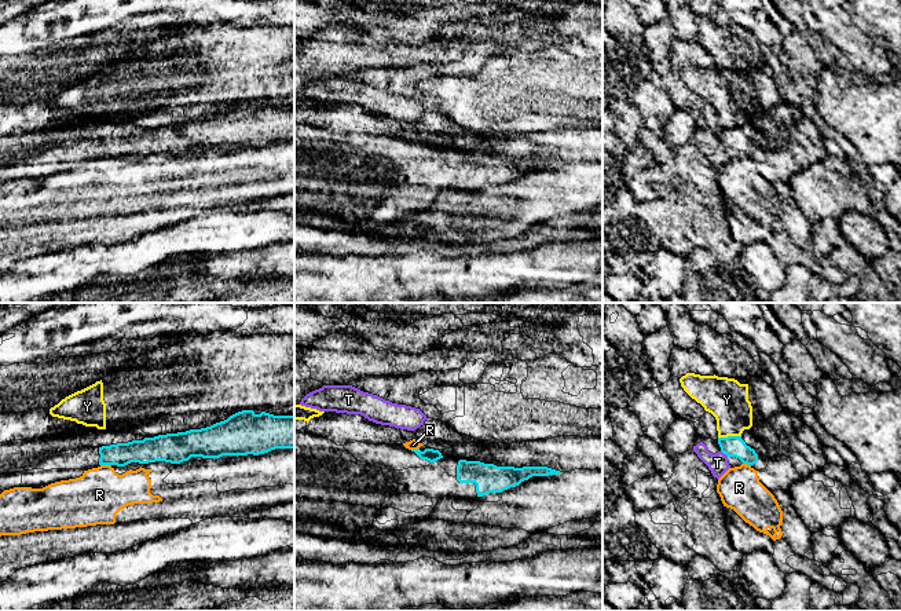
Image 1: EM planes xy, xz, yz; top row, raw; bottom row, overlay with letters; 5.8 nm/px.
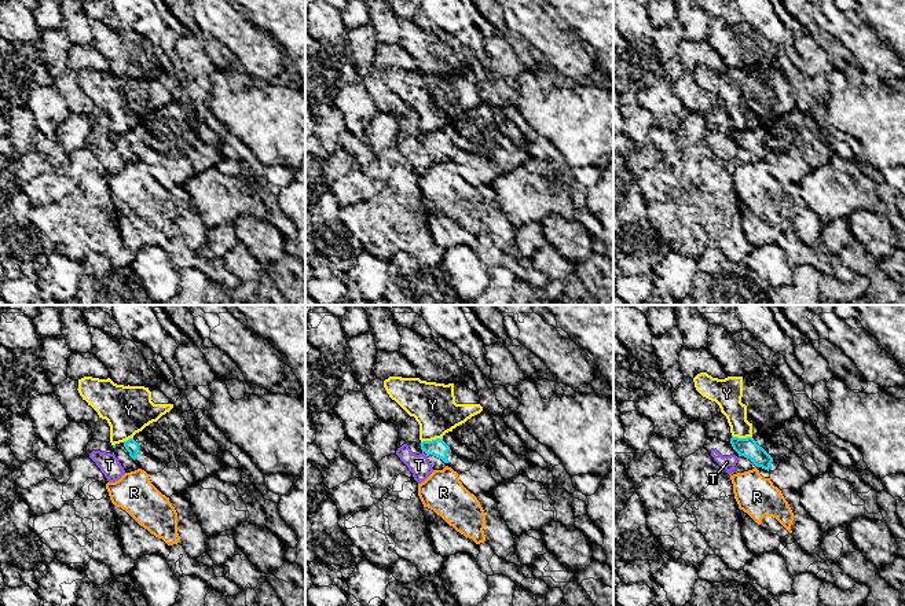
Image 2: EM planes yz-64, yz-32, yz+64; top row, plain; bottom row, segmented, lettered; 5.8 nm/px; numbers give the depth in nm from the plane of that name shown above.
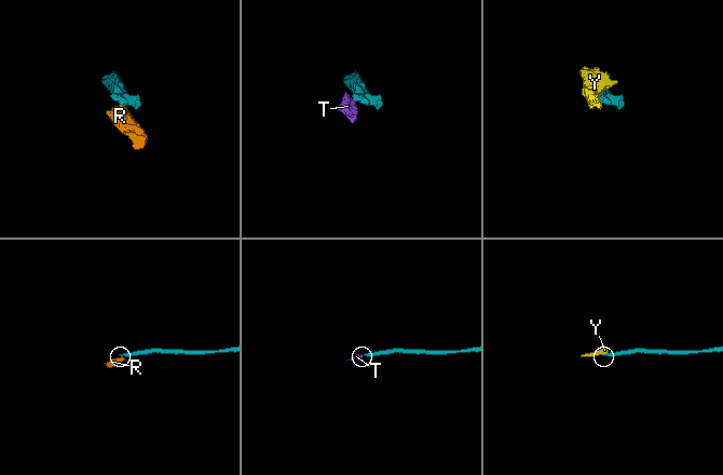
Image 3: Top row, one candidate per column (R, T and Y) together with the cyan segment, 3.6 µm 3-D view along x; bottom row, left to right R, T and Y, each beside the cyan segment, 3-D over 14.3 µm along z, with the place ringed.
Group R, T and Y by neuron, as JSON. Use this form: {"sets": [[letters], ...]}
{"sets": [["R"], ["T"], ["Y"]]}

